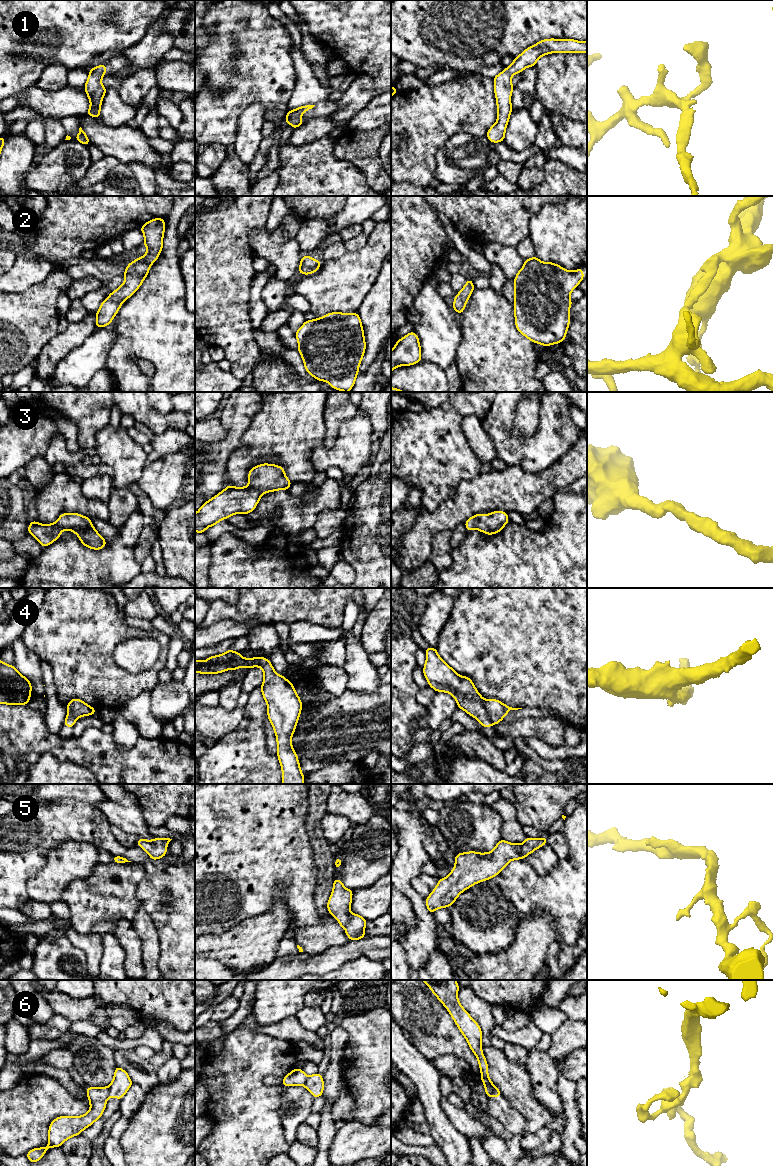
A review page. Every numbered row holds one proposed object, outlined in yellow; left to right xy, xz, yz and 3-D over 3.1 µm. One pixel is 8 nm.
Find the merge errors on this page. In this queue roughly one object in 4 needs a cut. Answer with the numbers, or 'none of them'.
6

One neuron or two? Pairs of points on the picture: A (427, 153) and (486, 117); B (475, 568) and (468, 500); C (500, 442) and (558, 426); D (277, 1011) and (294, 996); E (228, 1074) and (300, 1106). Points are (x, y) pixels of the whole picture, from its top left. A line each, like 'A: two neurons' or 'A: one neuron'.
A: one neuron
B: two neurons
C: one neuron
D: one neuron
E: two neurons

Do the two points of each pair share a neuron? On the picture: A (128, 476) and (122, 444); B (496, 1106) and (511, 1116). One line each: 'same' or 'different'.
A: same
B: same

